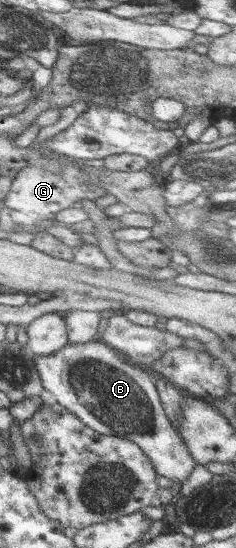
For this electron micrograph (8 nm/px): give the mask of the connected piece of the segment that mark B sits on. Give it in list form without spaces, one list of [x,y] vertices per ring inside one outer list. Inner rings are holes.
[[[98,338],[90,342],[67,343],[48,356],[32,355],[34,369],[40,376],[40,384],[54,400],[72,413],[82,424],[100,435],[124,437],[132,441],[150,459],[156,475],[172,482],[184,483],[194,468],[194,460],[171,425],[160,404],[156,390],[156,376],[144,367],[131,363],[118,351],[102,343]]]

